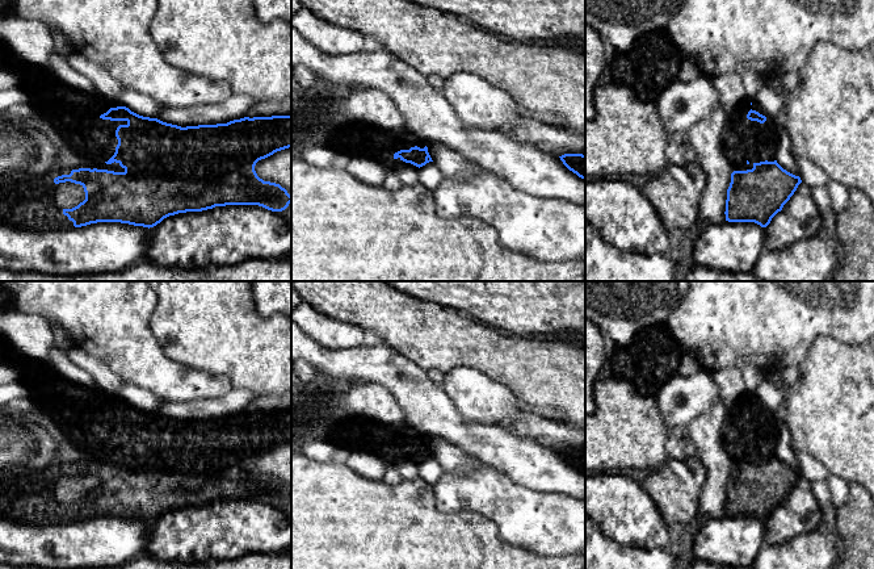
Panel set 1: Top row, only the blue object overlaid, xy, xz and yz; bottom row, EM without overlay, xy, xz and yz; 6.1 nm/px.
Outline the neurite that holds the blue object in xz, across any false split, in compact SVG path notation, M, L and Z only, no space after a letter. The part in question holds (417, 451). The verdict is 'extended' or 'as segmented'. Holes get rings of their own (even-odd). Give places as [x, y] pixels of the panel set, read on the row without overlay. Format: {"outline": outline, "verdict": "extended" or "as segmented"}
{"outline": "M417 440L411 442L409 444L400 444L394 448L394 453L400 453L406 457L411 457L416 461L423 461L429 456L433 456L429 447L428 442L425 440L424 443L420 443Z", "verdict": "as segmented"}

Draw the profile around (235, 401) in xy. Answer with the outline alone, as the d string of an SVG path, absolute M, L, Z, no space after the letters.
M232 388L224 396L217 398L201 398L190 402L163 401L157 414L181 422L227 418L247 411L257 398L257 394L245 389Z

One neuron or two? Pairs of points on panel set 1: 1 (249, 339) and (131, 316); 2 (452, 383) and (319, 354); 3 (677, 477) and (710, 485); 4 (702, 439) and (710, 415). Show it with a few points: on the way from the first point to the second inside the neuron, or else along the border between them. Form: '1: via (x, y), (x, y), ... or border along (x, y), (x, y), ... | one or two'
1: border along (155, 295), (156, 304), (150, 330), (162, 348) | two
2: border along (441, 386), (459, 413) | two
3: border along (704, 467), (705, 481), (701, 485), (697, 514) | two
4: via (705, 434), (710, 421) | one

